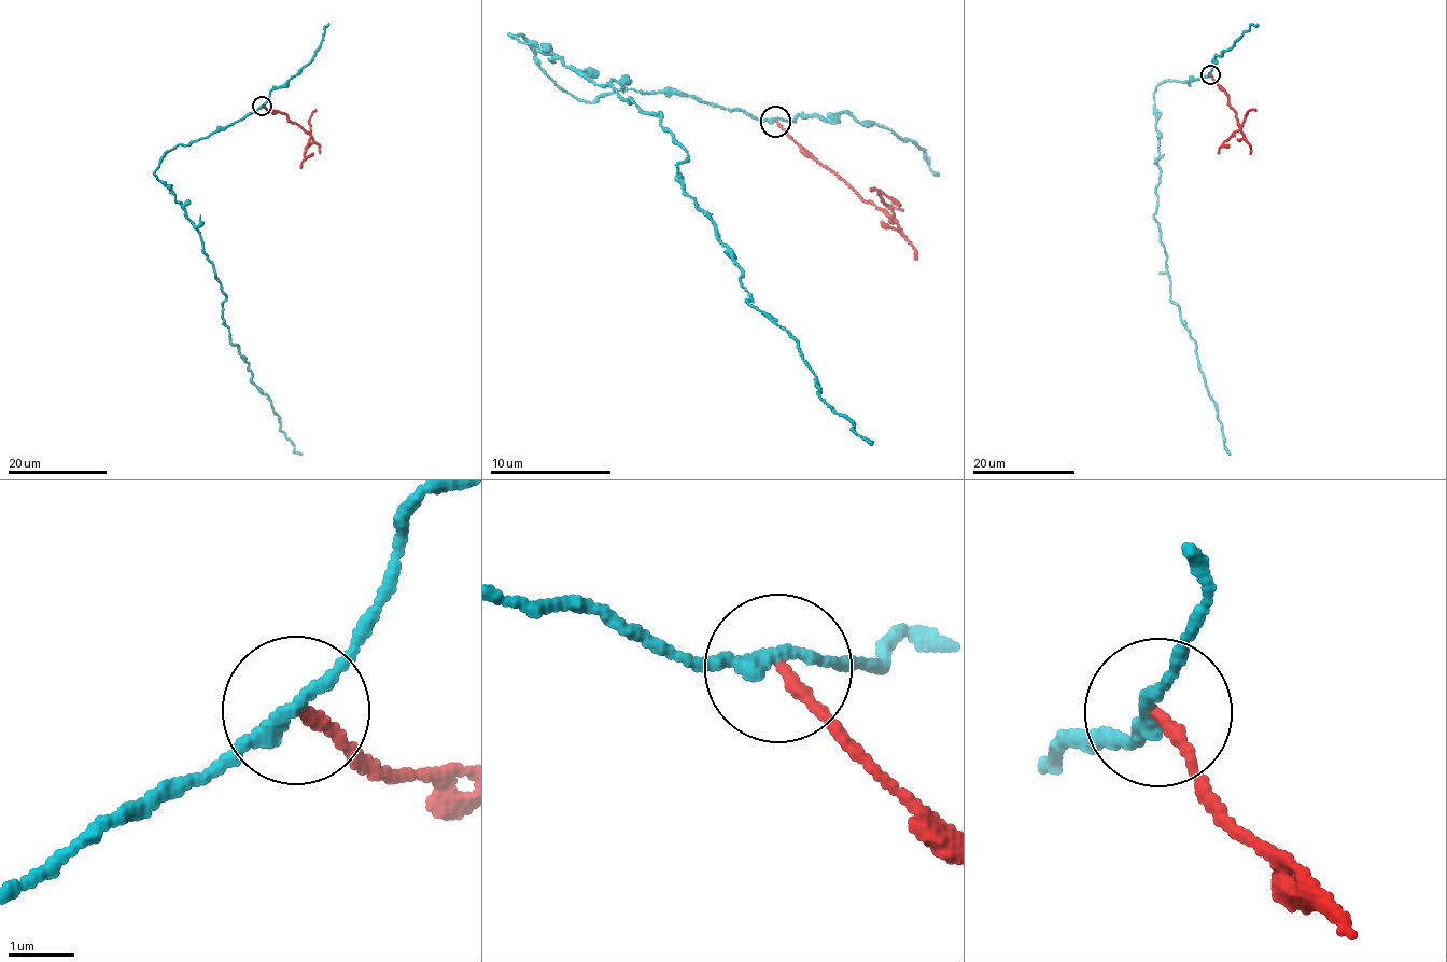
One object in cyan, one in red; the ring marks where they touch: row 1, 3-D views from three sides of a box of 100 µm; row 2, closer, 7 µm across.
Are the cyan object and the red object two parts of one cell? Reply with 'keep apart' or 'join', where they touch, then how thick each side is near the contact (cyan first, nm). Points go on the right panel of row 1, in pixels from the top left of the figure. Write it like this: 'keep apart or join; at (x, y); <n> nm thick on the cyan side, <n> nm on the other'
keep apart; at (1210, 74); 200 nm thick on the cyan side, 180 nm on the other

